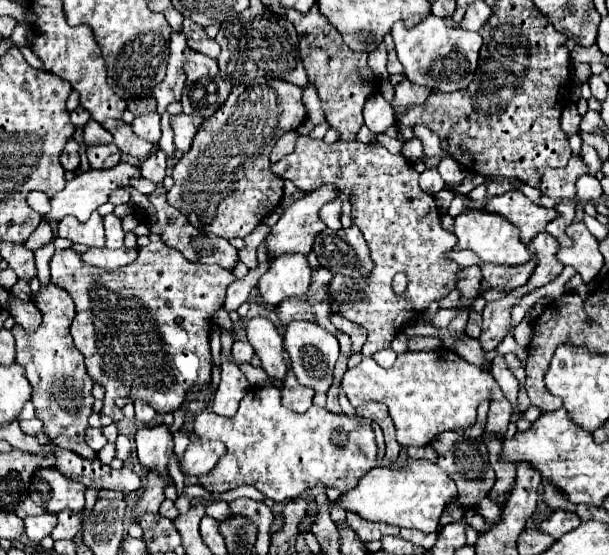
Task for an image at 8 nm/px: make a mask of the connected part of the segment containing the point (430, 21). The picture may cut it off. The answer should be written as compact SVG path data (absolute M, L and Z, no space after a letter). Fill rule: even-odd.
M436 15L424 17L412 29L404 21L396 23L390 31L400 63L404 65L404 75L416 85L426 85L444 93L466 89L474 77L478 65L478 51L482 47L480 33L466 31L462 27L446 27Z

